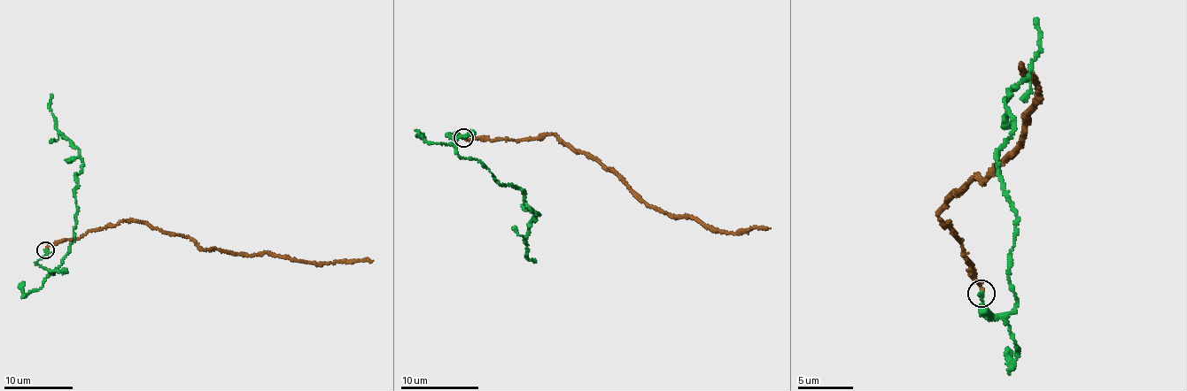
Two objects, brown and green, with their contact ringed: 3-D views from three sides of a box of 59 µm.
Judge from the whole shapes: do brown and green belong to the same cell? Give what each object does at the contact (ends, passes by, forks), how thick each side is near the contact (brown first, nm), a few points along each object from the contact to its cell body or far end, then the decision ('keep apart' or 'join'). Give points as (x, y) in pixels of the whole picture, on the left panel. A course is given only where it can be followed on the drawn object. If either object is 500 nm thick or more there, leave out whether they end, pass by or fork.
brown ends | green ends | 200/240 nm | brown via (46, 249), (120, 222), (147, 223), (188, 237), (201, 249), (246, 256), (264, 252), (318, 263), (373, 260) | green via (46, 249), (36, 263), (51, 273), (74, 240), (76, 173), (81, 170), (76, 148), (56, 128), (51, 94) | keep apart

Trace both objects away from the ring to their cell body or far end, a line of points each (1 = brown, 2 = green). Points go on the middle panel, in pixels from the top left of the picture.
1: (463, 138), (491, 141), (554, 134), (614, 172), (649, 205), (668, 213), (688, 215), (714, 231), (770, 228)
2: (463, 138), (448, 134), (458, 154), (526, 194), (538, 214), (526, 256), (536, 260)

